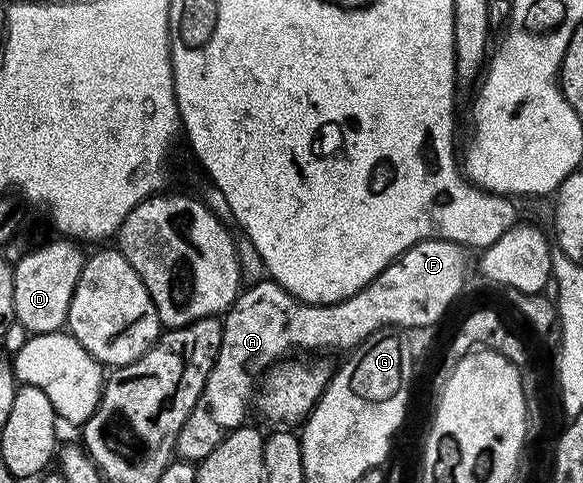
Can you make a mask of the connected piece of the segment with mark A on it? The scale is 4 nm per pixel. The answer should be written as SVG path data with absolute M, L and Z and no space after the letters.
M272 281L254 282L252 285L246 286L244 290L238 294L237 300L233 303L233 306L225 312L223 324L222 344L219 345L219 353L217 360L214 363L214 368L211 369L211 373L207 377L206 383L203 385L201 396L199 396L198 400L195 402L195 407L191 410L190 416L187 417L187 421L178 435L176 454L180 456L180 458L195 464L200 464L201 460L210 455L210 453L212 453L216 447L229 436L230 431L234 431L236 427L242 426L242 424L246 422L245 414L248 413L249 407L251 411L251 404L255 399L255 388L258 386L259 380L273 364L282 362L282 360L292 356L294 353L301 353L297 351L309 351L305 353L329 353L325 351L346 350L345 352L348 352L350 349L358 348L365 339L376 333L376 329L373 328L373 323L365 323L365 295L362 295L361 292L355 293L349 299L344 299L341 303L304 303L295 298L291 293L284 291L278 283Z

